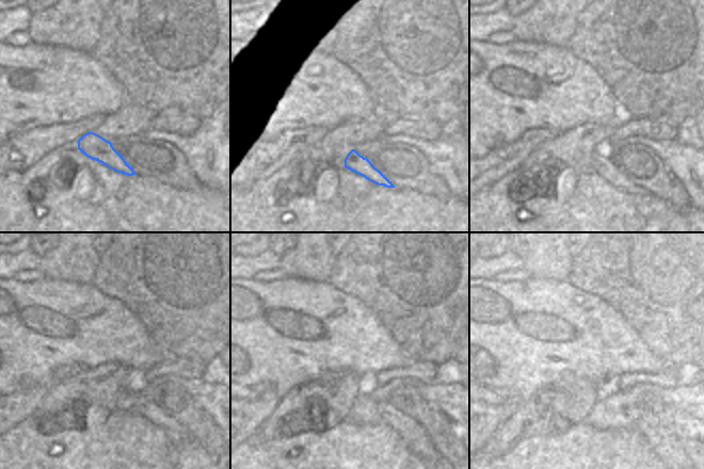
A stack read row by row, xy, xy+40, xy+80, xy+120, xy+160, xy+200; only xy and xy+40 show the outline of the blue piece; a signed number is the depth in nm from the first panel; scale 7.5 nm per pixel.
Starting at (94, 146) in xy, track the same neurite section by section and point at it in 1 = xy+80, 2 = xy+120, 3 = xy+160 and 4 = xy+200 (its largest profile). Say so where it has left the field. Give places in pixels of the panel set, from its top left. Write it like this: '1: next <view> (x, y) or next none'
1: next xy+80 (603, 166)
2: next xy+120 (176, 432)
3: next xy+160 (417, 438)
4: next xy+200 (668, 448)

